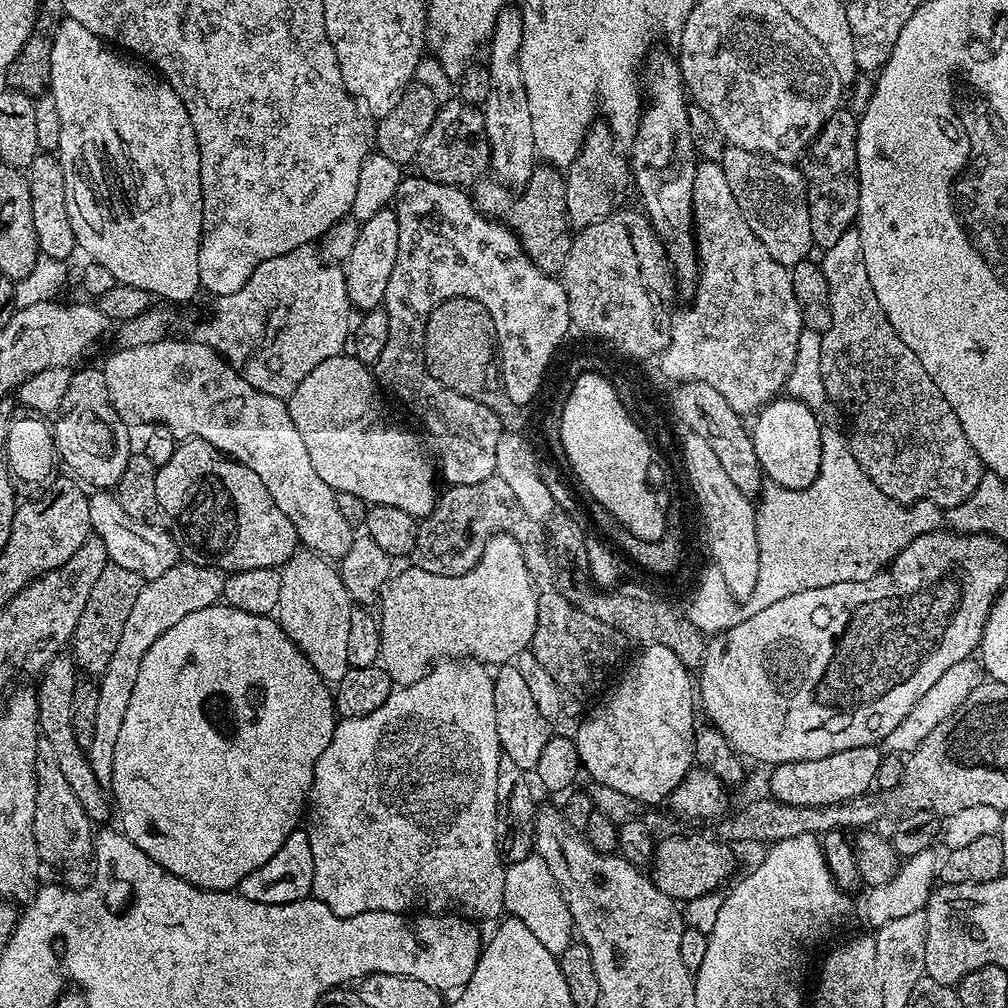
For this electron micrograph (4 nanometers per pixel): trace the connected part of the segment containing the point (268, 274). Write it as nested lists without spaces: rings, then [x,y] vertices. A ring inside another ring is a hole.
[[[303,244],[301,248],[278,254],[278,258],[259,264],[242,290],[215,297],[212,317],[196,328],[196,343],[214,349],[240,373],[243,380],[268,396],[291,396],[314,366],[326,362],[326,358],[341,355],[350,340],[354,309],[346,294],[343,267],[326,262],[325,257],[314,249],[312,244]]]

